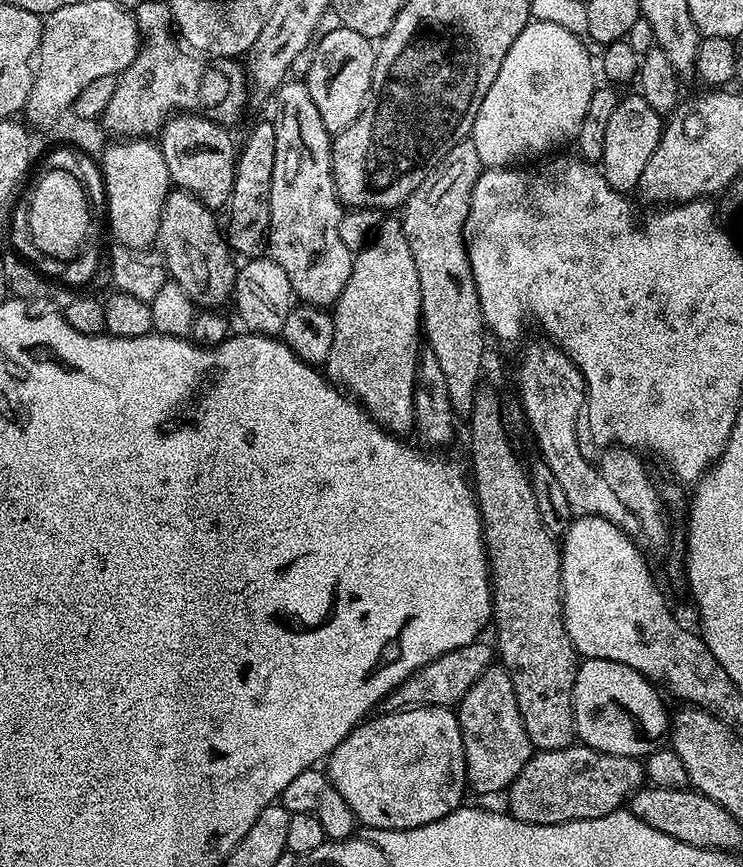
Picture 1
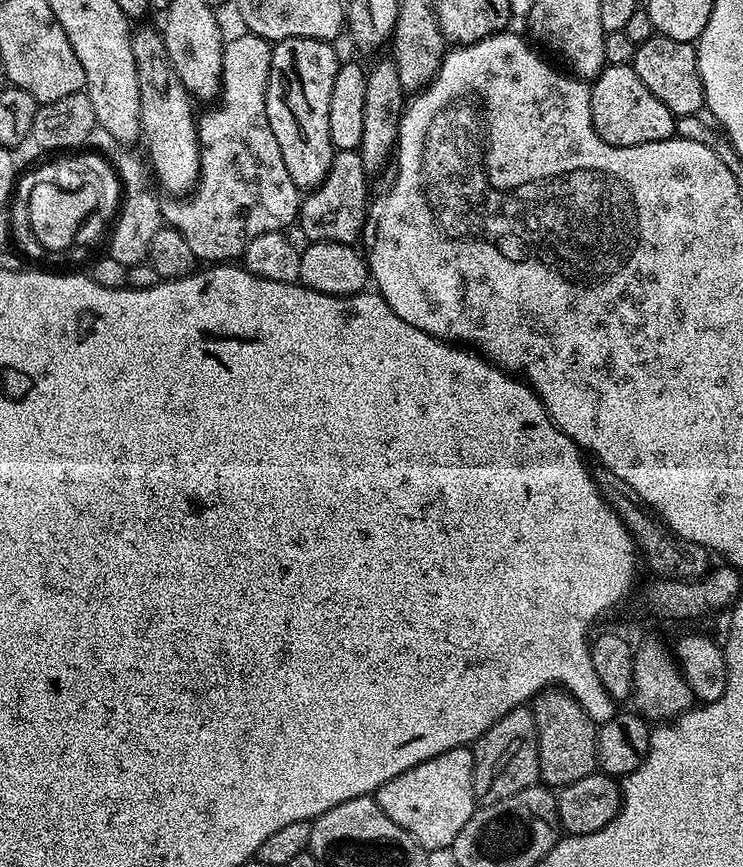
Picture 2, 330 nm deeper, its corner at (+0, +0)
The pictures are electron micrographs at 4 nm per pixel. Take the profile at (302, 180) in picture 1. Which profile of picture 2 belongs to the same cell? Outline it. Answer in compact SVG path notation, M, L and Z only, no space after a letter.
M307 36L281 40L272 50L266 118L270 118L270 130L278 138L282 162L286 162L290 178L301 190L311 190L322 183L334 155L330 142L330 90L334 90L334 74L341 61L336 60L332 47L327 40Z

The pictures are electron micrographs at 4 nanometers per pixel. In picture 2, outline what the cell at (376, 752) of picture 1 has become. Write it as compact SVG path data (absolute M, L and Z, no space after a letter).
M468 746L451 748L446 754L438 754L426 762L420 762L410 770L398 774L390 782L386 782L374 794L376 804L402 830L406 830L423 848L451 849L454 838L470 822L478 805L472 775L474 774L474 758Z

